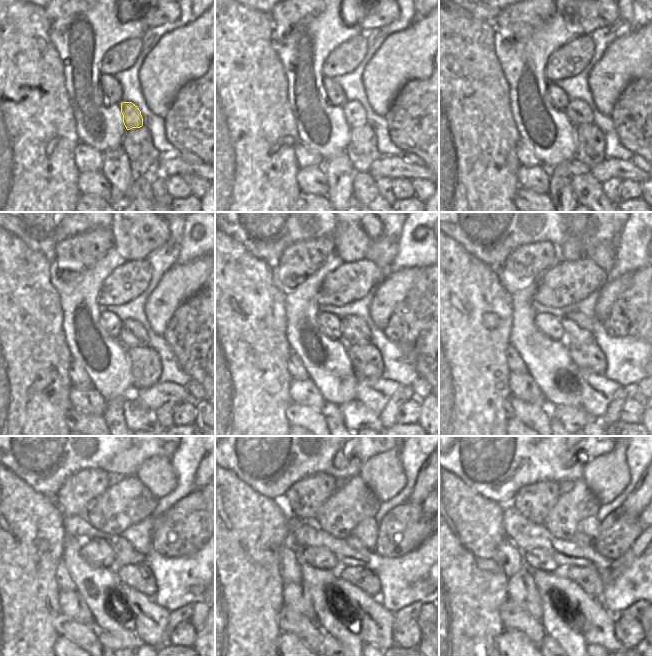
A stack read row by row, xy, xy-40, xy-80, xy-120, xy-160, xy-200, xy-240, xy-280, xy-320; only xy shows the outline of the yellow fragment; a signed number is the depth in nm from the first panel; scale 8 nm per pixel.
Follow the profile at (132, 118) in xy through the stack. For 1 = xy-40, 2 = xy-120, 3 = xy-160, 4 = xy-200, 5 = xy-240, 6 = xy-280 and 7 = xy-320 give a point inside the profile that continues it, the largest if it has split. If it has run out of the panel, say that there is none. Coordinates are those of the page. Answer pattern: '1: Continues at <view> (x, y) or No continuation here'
1: Continues at xy-40 (355, 115)
2: Continues at xy-120 (132, 334)
3: Continues at xy-160 (354, 330)
4: Continues at xy-200 (578, 327)
5: Continues at xy-240 (135, 542)
6: Continues at xy-280 (364, 536)
7: Continues at xy-320 (587, 532).

